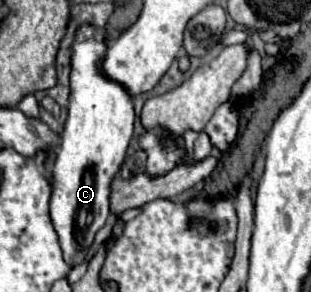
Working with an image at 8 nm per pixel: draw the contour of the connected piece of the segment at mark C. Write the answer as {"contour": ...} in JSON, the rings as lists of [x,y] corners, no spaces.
{"contour":[[[82,26],[74,42],[72,74],[70,74],[70,108],[64,132],[60,134],[60,148],[50,168],[52,198],[50,216],[60,238],[66,264],[70,268],[82,264],[92,248],[94,236],[104,228],[110,216],[112,178],[118,176],[130,138],[134,132],[134,108],[130,94],[116,82],[98,72],[98,62],[106,50],[104,40],[96,38],[92,26]]]}

